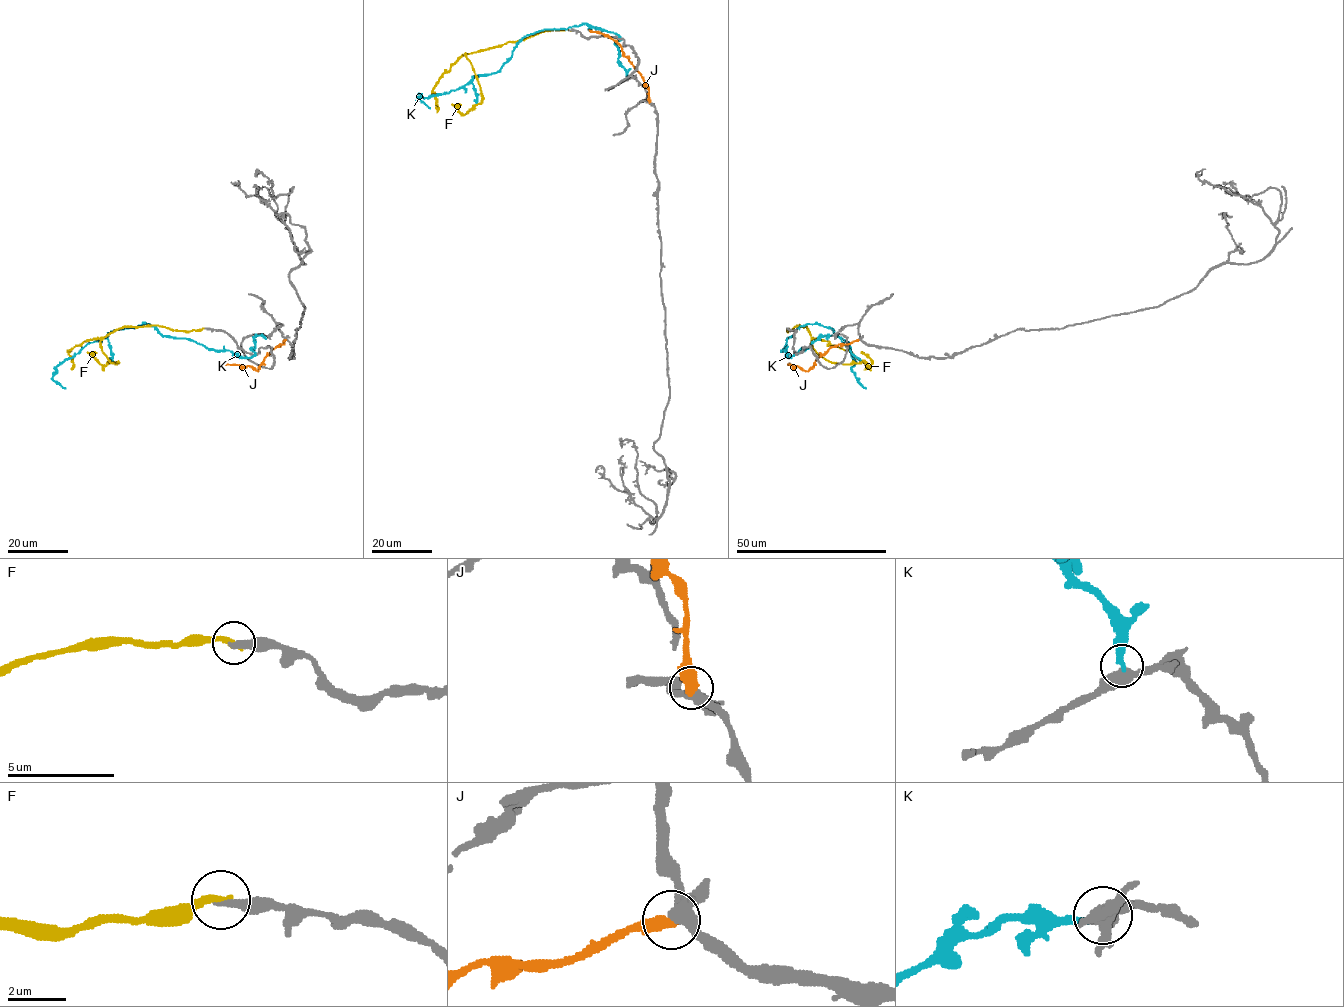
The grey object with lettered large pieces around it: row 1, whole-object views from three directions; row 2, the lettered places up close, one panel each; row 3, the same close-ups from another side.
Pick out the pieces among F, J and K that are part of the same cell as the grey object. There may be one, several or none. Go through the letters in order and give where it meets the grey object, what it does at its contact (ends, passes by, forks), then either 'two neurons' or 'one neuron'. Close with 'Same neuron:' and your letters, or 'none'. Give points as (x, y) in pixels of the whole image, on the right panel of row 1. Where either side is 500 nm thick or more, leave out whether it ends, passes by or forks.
F: meets grey at (787, 328); it ends there; two neurons
J: meets grey at (859, 339); two neurons
K: meets grey at (835, 335); it ends there; two neurons
Same neuron: none

